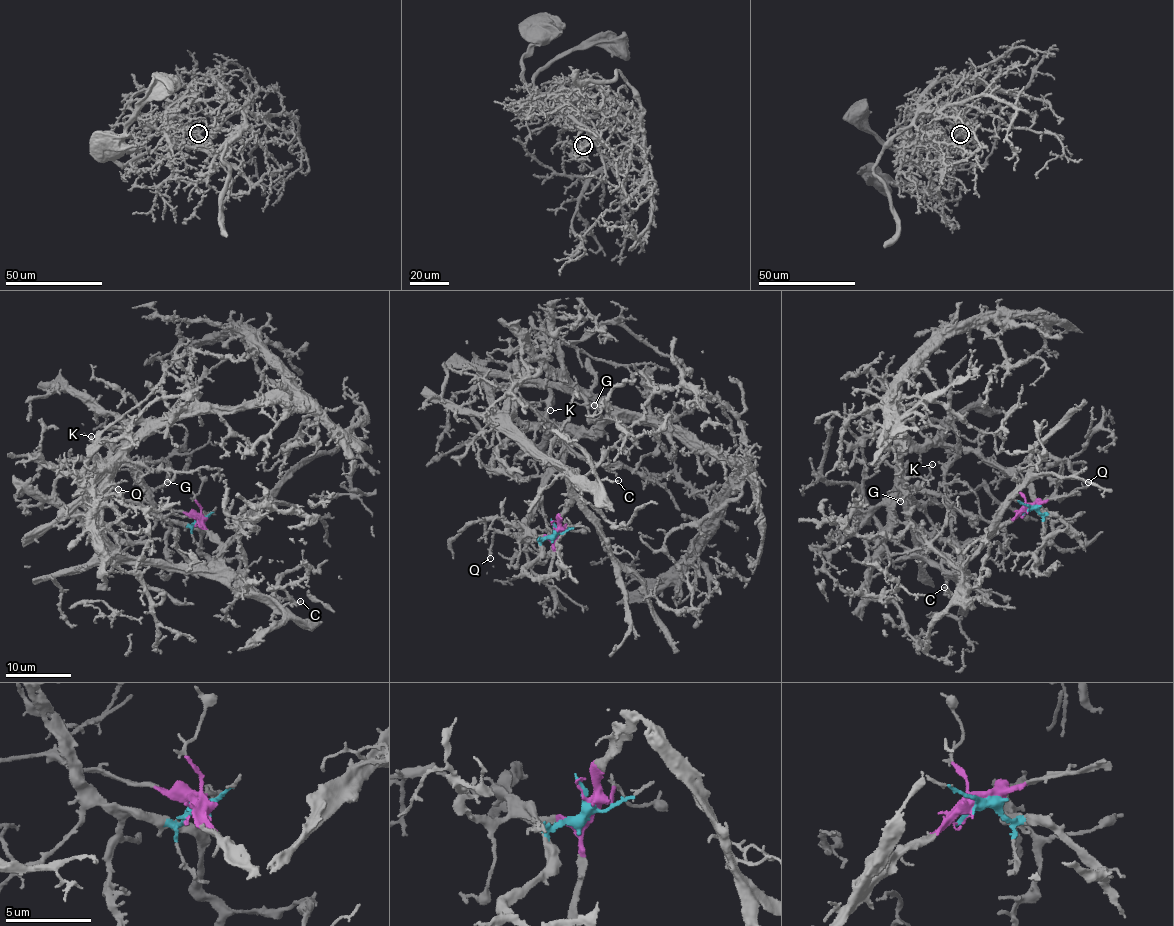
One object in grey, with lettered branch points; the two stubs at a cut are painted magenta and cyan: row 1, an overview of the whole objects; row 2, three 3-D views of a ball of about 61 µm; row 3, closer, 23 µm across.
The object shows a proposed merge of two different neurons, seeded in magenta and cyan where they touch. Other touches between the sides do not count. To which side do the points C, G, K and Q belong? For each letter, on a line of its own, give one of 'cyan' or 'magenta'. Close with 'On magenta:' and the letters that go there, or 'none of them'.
C: magenta
G: cyan
K: cyan
Q: magenta
On magenta: C, Q

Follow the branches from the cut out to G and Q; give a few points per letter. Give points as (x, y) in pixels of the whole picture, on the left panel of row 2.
G: (198, 518), (187, 526), (159, 512), (122, 457), (131, 424), (148, 426), (125, 453), (175, 475), (167, 481)
Q: (198, 518), (139, 499), (120, 501), (118, 489)

